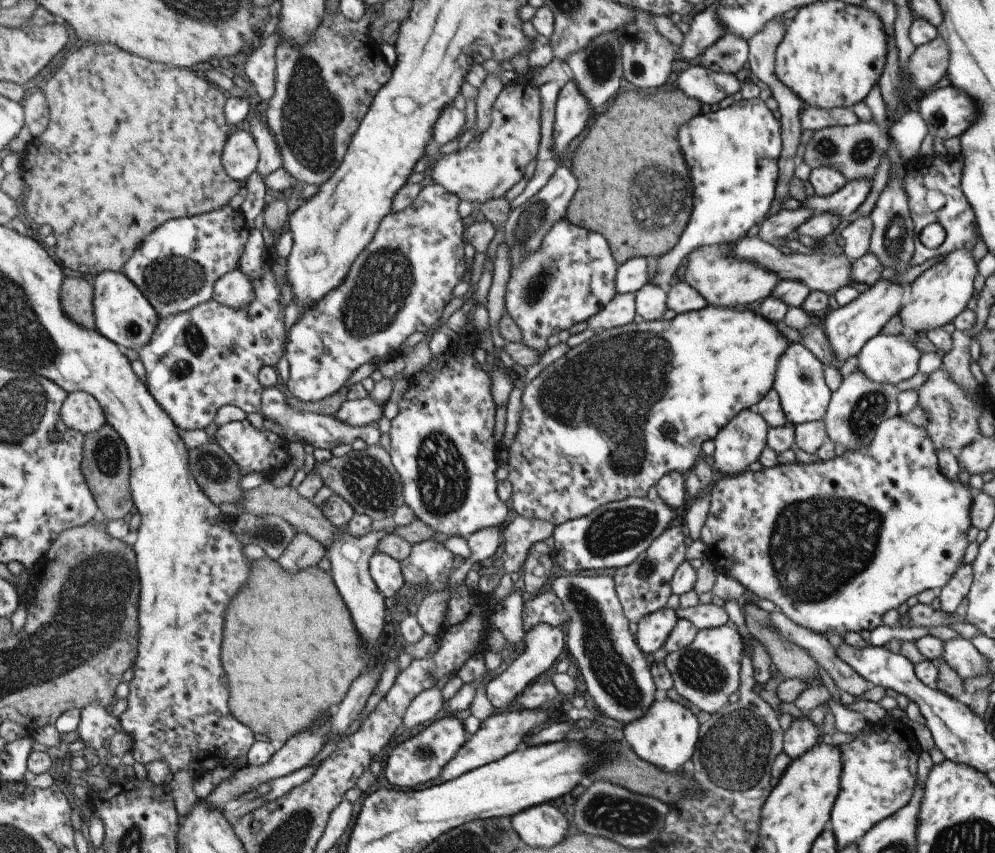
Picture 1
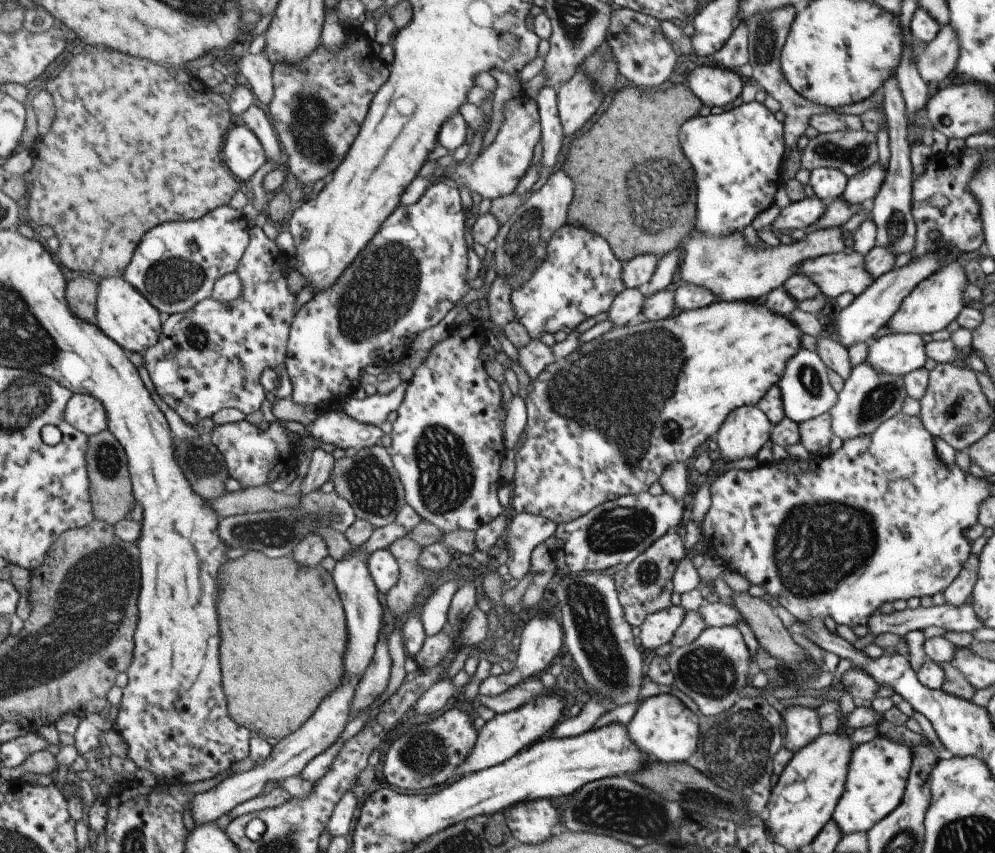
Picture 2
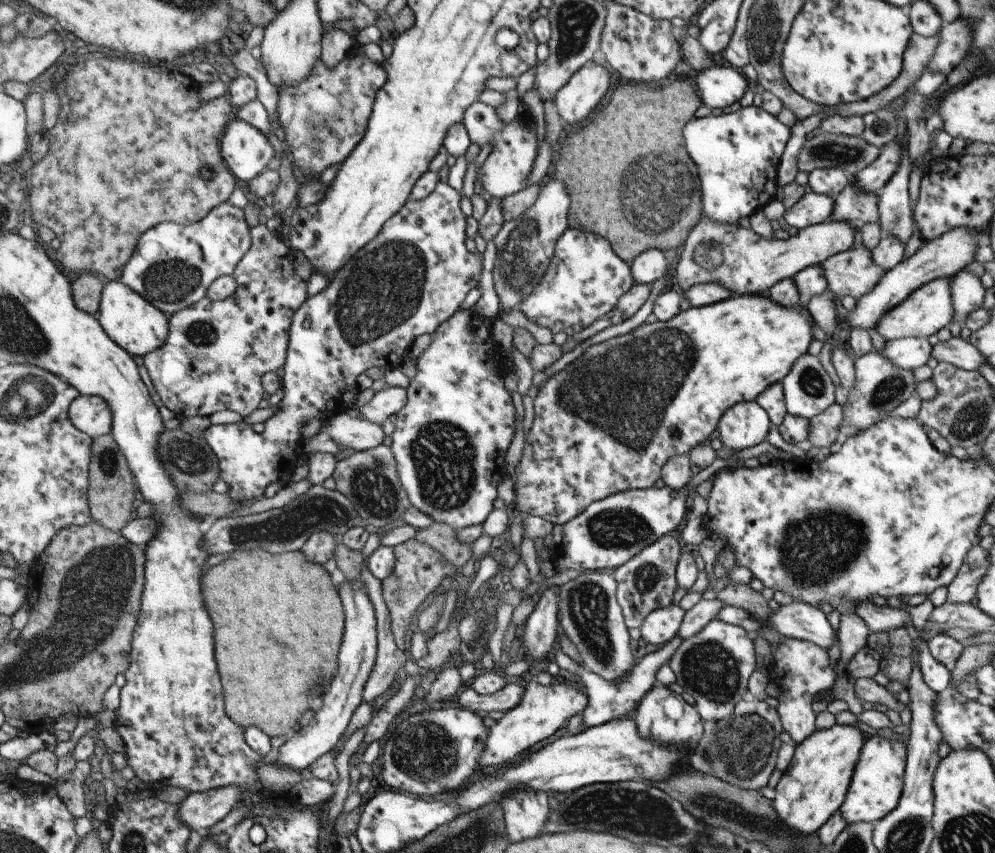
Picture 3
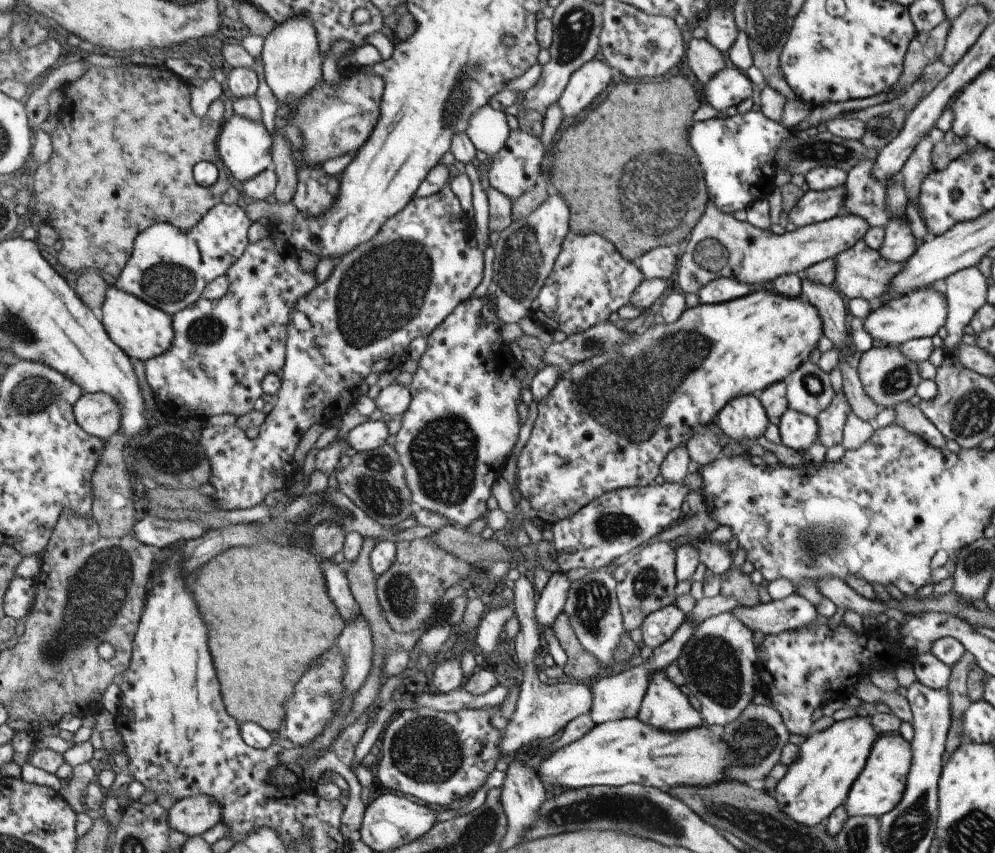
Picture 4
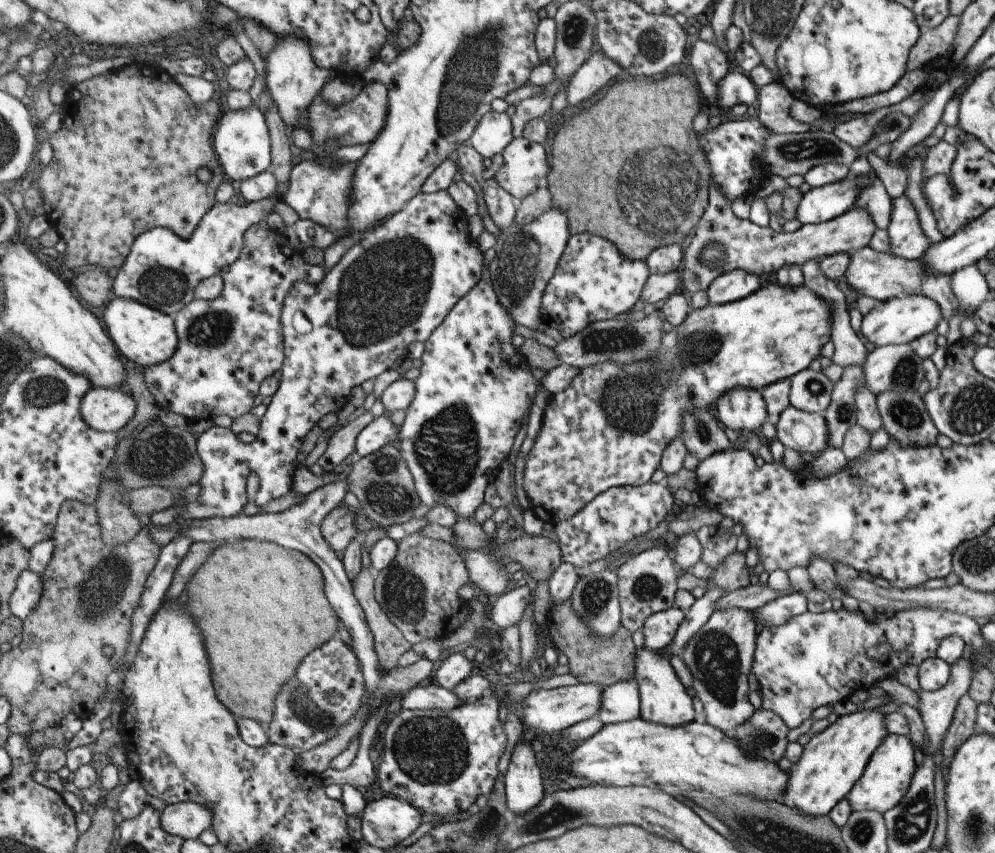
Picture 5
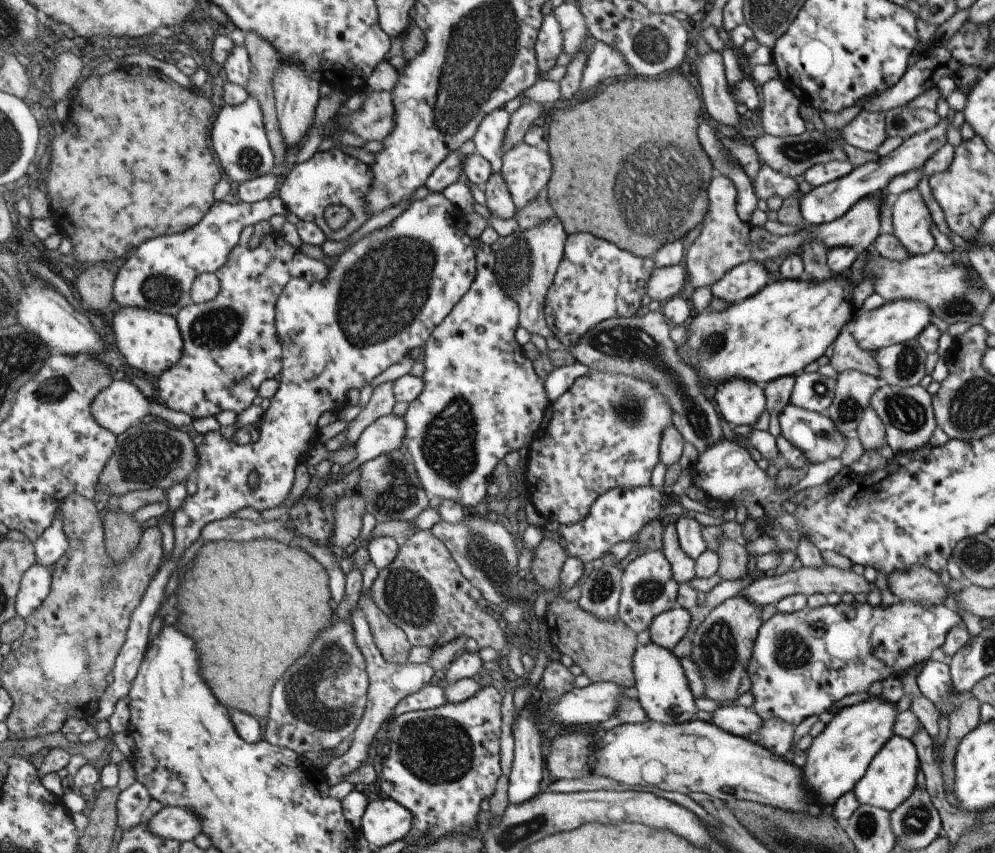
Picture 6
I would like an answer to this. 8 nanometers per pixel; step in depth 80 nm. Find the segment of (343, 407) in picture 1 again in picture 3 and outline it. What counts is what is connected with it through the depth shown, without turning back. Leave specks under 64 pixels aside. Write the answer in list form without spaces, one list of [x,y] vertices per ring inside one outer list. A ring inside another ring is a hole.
[[[388,387],[374,392],[365,406],[356,407],[363,419],[382,424],[387,416],[397,414],[406,403],[406,390],[403,387]]]

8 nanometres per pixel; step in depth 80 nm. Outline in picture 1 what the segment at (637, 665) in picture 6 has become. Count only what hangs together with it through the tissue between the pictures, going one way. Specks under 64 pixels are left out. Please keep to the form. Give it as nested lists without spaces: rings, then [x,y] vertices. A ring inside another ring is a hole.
[[[661,695],[647,707],[647,710],[622,728],[623,743],[645,762],[667,772],[676,771],[691,758],[698,739],[697,717],[689,707],[671,701]]]

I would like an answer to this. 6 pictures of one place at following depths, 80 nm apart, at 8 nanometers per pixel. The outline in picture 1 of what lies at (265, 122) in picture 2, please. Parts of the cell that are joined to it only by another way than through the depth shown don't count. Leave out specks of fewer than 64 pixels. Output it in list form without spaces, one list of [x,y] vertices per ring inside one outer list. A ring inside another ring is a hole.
[[[247,113],[247,124],[249,124],[249,133],[255,141],[258,150],[258,161],[256,170],[264,180],[264,176],[277,170],[282,165],[279,149],[274,141],[268,126],[261,123],[257,113]]]

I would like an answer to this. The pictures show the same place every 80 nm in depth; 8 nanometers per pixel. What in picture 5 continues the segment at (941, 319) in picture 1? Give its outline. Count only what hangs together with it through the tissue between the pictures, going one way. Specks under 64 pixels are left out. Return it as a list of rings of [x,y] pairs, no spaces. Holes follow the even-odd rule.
[[[901,295],[883,301],[862,316],[859,327],[863,342],[871,342],[875,347],[883,345],[900,345],[910,343],[914,338],[935,330],[938,320],[942,318],[939,307],[923,295]]]

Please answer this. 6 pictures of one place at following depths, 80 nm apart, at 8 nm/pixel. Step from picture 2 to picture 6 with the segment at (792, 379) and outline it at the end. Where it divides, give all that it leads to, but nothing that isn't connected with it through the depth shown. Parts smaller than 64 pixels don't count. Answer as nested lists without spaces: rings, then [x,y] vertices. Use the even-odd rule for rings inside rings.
[[[802,373],[794,380],[790,403],[799,408],[825,412],[834,397],[836,379],[818,373]]]

